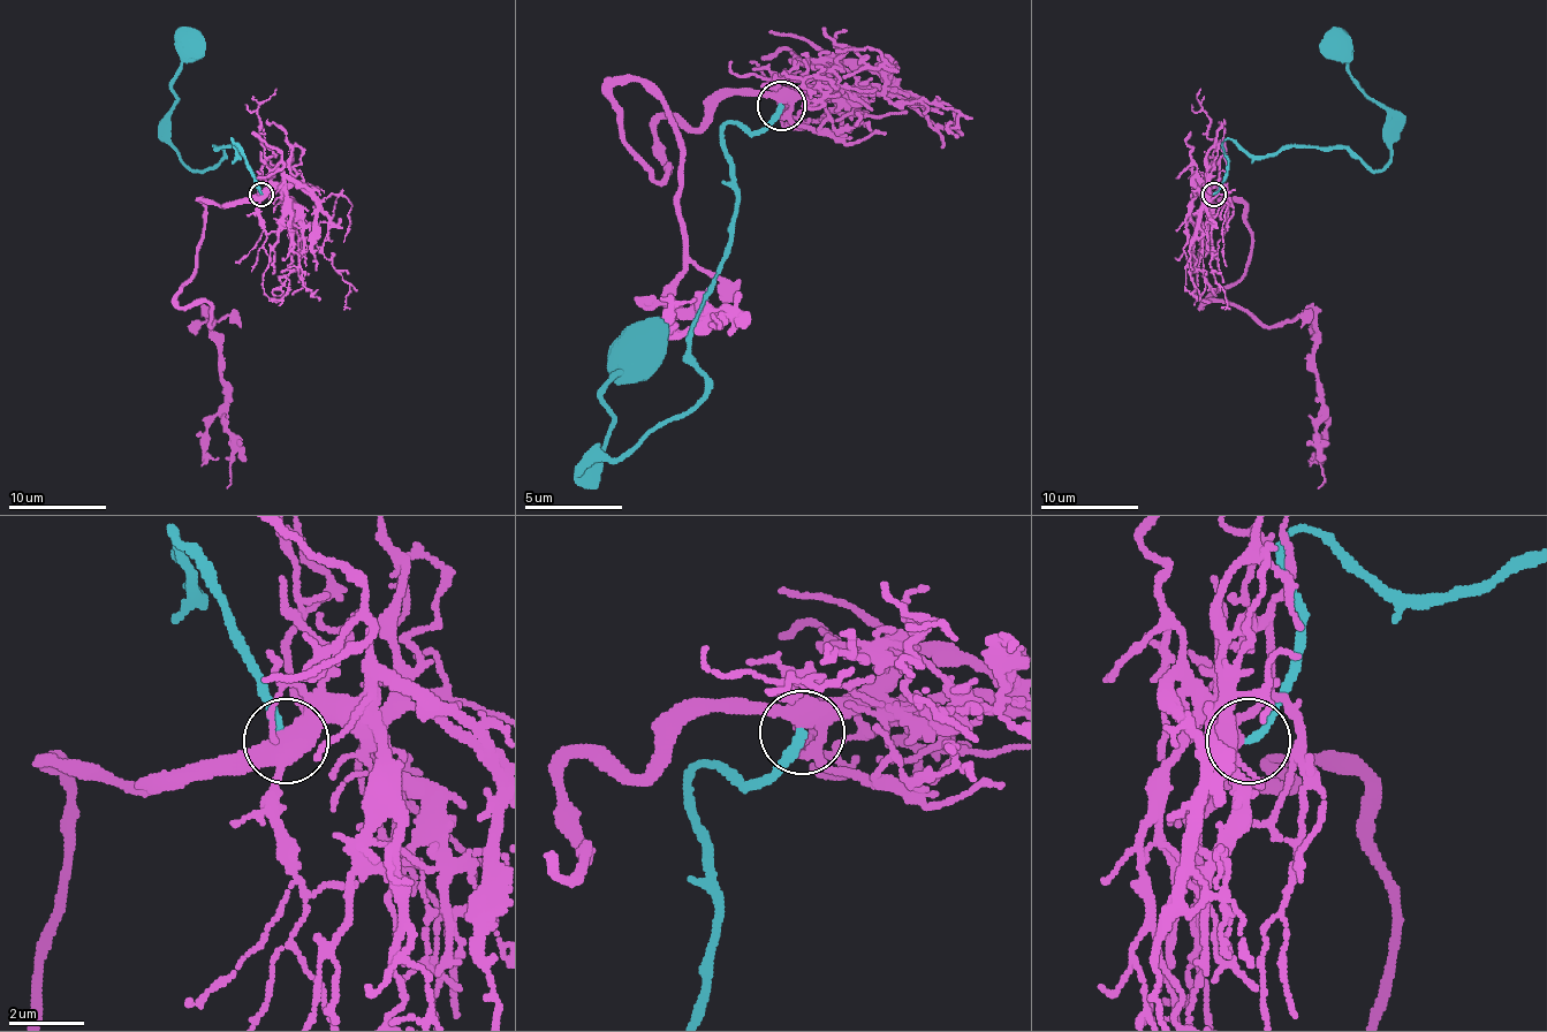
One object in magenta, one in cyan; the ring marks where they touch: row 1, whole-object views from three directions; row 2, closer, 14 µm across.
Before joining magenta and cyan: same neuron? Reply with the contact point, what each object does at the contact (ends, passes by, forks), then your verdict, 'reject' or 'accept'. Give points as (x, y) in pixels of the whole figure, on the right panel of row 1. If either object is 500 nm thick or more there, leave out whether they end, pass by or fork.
at (1214, 194); magenta forks there; cyan ends there; accept

